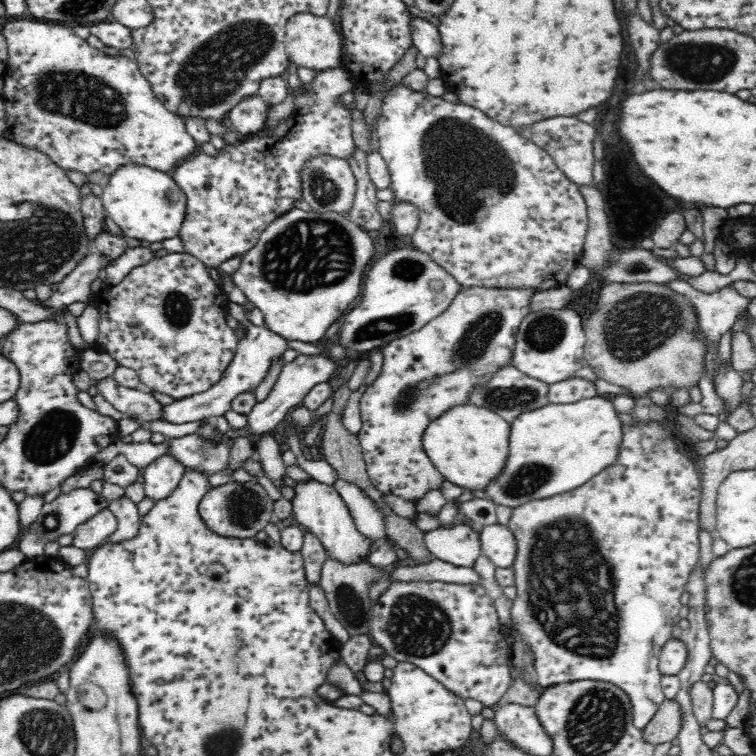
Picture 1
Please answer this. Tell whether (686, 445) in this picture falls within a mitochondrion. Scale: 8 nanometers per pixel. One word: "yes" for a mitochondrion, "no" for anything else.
no

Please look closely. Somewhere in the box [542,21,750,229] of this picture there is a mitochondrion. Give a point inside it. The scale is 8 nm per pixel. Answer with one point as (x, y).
(694, 62)

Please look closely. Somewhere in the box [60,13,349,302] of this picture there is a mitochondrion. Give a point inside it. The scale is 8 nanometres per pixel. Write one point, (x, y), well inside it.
(210, 75)

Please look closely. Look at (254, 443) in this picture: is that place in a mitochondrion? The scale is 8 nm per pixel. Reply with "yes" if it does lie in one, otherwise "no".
no

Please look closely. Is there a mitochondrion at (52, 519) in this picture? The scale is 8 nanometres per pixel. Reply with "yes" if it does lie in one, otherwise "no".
yes

